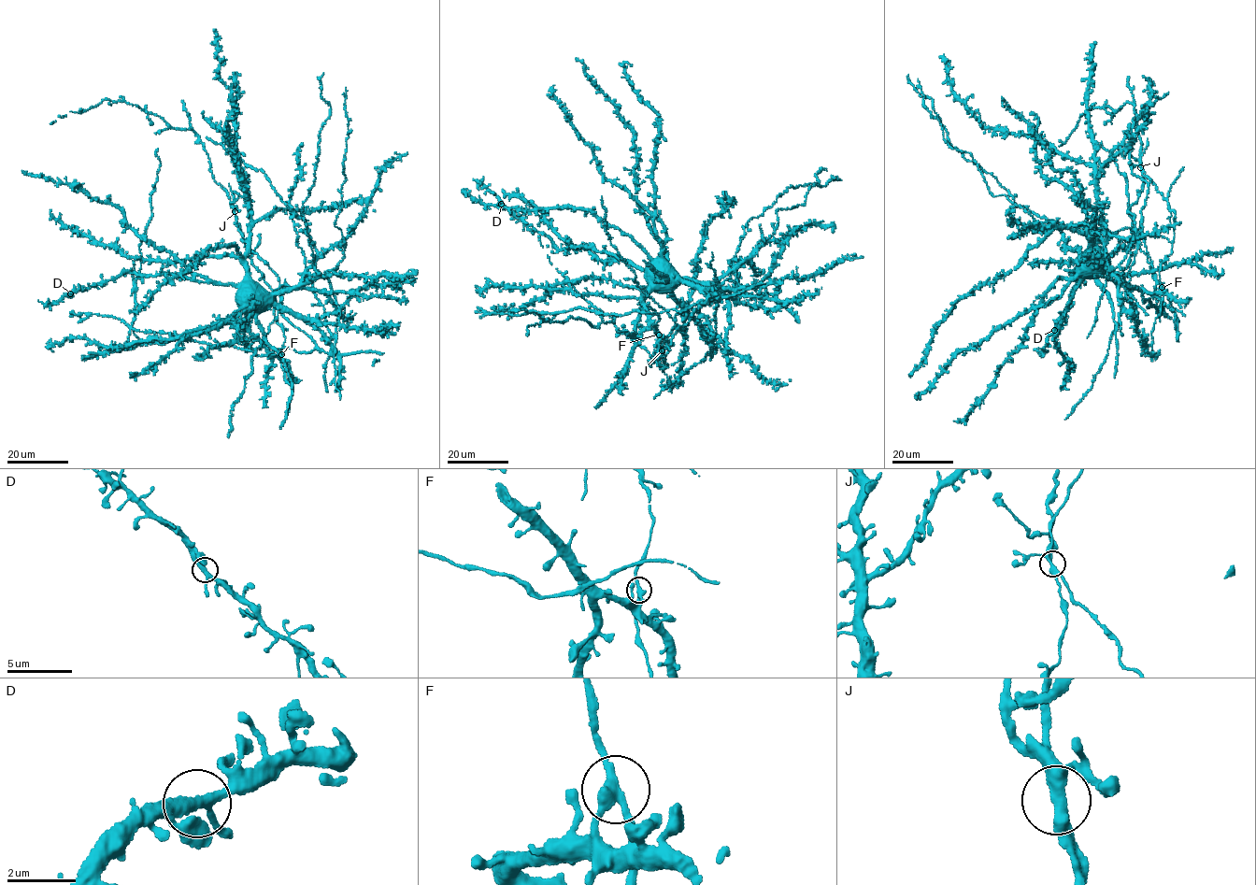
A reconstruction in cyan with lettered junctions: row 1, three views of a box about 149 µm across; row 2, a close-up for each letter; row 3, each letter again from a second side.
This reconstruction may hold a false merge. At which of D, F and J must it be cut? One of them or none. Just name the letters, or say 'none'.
J

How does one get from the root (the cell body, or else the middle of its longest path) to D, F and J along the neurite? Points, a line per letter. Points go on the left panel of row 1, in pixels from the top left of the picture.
D: (250, 291), (232, 285), (199, 282), (175, 274), (141, 277), (127, 271), (70, 293)
F: (250, 291), (248, 288), (246, 291), (250, 309), (249, 329), (273, 354), (280, 358), (281, 354)
J: (250, 291), (271, 298), (308, 275), (299, 288), (279, 286), (277, 275), (244, 238), (235, 212)

